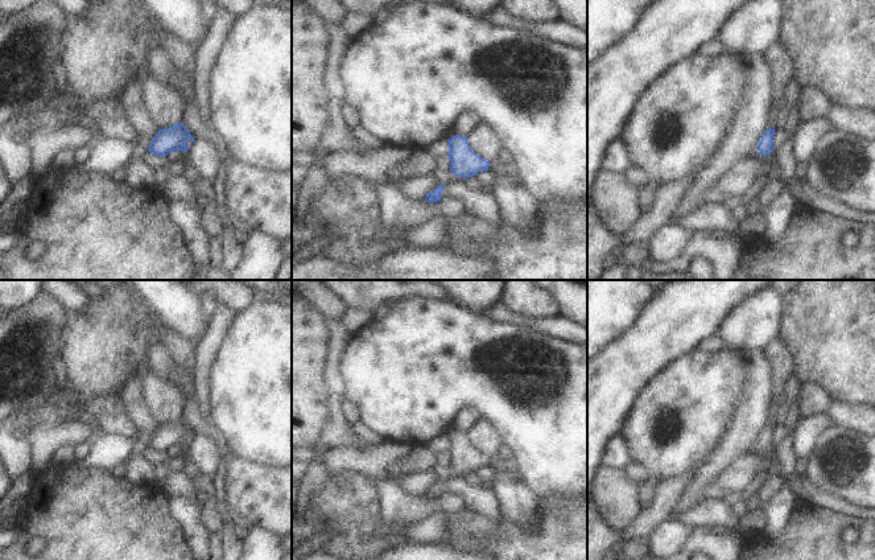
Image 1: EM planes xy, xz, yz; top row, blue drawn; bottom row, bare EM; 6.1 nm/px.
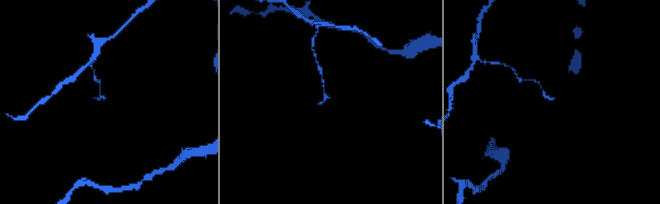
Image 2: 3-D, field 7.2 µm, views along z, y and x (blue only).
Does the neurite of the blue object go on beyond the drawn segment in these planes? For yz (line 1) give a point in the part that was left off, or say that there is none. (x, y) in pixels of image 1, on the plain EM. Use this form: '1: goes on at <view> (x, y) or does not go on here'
1: does not go on here

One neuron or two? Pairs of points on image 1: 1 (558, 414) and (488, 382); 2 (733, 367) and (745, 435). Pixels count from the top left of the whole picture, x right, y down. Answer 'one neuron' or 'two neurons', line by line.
1: one neuron
2: two neurons

